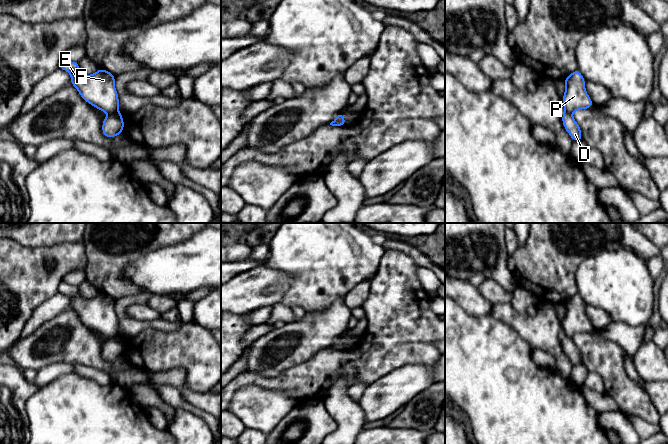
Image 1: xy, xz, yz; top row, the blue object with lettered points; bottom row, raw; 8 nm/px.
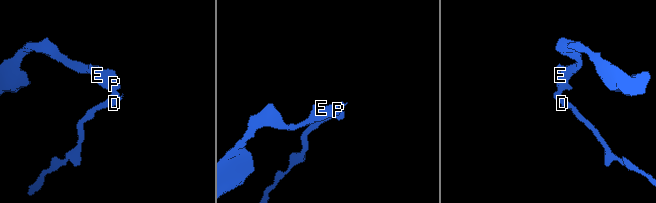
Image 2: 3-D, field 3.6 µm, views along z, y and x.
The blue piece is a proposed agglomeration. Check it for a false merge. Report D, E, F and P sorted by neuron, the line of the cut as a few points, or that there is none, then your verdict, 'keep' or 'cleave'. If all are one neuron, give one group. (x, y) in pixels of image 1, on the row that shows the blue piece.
D / E F P; cut in xy along (117, 110), (109, 114); cleave

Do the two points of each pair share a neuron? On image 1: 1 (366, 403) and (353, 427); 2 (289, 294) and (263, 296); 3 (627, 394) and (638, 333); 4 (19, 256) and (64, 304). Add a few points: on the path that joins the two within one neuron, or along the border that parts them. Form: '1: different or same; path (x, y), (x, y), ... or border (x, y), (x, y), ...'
1: different; border (357, 402), (362, 410), (365, 422)
2: different; border (284, 271), (291, 278), (279, 302)
3: different; border (608, 339), (616, 342), (627, 353)
4: different; border (58, 291), (36, 308)

